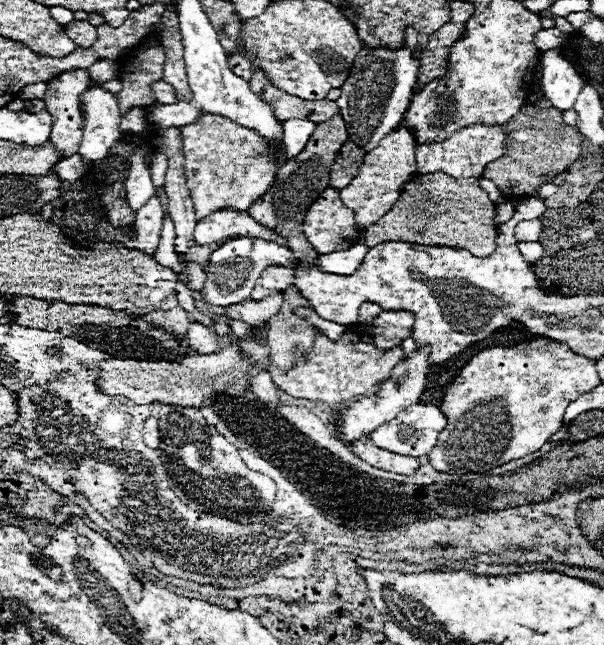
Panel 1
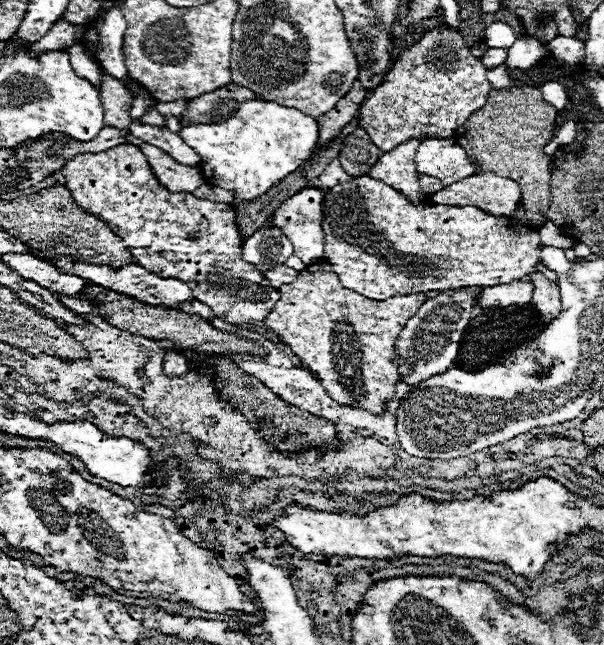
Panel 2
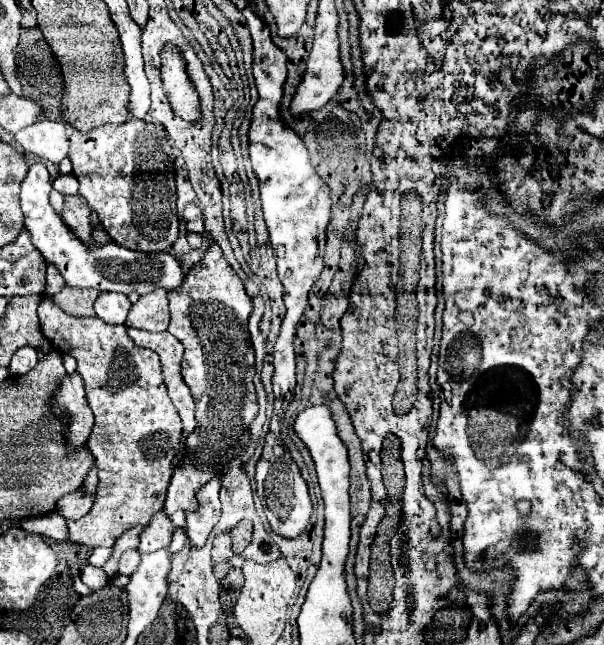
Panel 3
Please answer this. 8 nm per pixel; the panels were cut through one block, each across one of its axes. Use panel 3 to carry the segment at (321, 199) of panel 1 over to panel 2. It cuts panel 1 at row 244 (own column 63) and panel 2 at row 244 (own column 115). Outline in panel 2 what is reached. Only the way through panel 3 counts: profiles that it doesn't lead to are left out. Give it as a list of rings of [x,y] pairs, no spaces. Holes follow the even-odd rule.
[[[370,176],[352,178],[350,182],[328,188],[322,200],[322,214],[322,218],[328,220],[322,222],[326,240],[324,260],[328,260],[344,288],[372,300],[430,290],[508,284],[532,274],[542,252],[538,230],[516,222],[516,218],[494,218],[476,206],[432,206],[428,202],[412,206],[400,192]]]

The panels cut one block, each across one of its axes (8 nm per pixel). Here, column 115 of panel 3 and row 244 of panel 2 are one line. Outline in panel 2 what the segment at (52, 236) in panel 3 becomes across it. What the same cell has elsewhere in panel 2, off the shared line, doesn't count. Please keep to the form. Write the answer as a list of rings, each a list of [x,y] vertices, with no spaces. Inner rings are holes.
[[[262,226],[242,244],[242,260],[260,272],[284,264],[288,256],[292,256],[292,242],[274,226]]]

